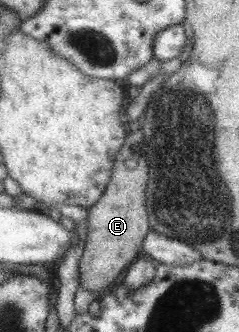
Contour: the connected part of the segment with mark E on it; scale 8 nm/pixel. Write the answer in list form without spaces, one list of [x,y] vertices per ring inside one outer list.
[[[140,129],[130,132],[115,156],[111,177],[100,198],[86,209],[87,237],[84,240],[82,256],[76,272],[79,286],[89,291],[105,292],[114,285],[114,279],[127,268],[134,258],[141,255],[142,239],[150,230],[144,207],[144,186],[146,186],[146,159],[138,153],[142,138]]]

